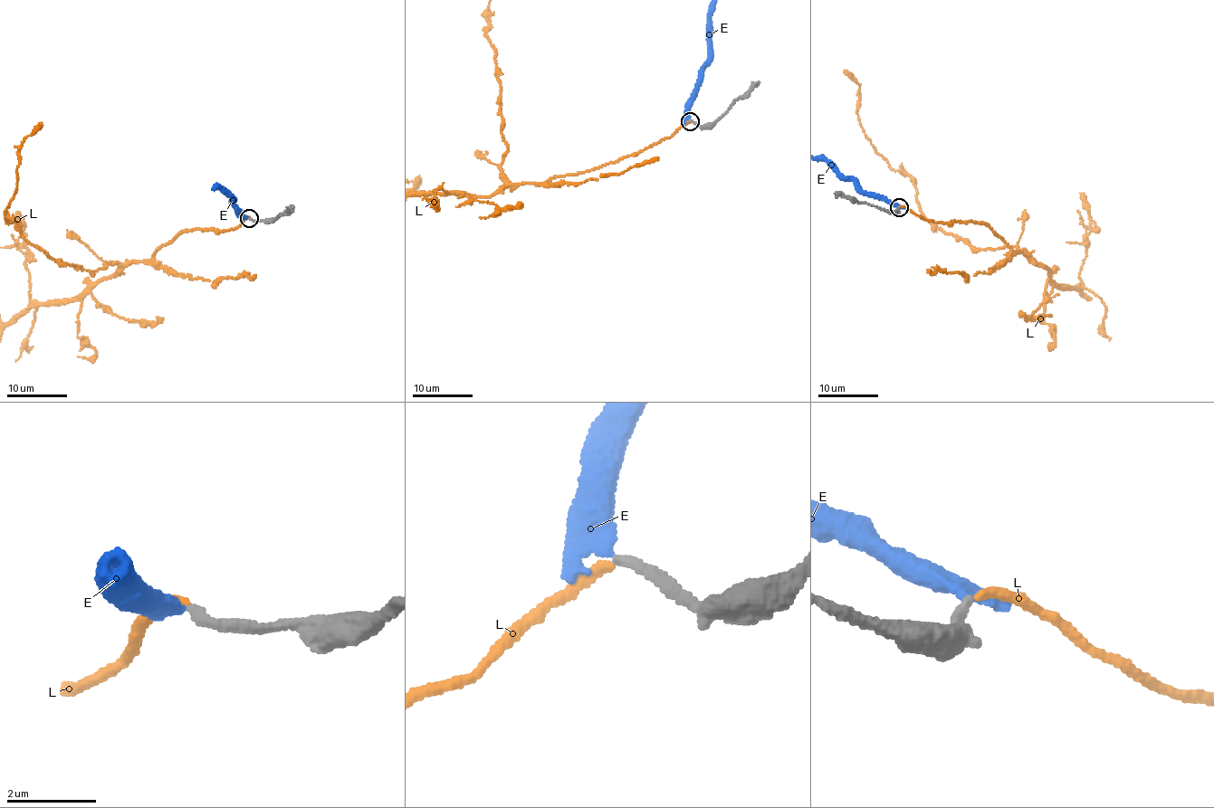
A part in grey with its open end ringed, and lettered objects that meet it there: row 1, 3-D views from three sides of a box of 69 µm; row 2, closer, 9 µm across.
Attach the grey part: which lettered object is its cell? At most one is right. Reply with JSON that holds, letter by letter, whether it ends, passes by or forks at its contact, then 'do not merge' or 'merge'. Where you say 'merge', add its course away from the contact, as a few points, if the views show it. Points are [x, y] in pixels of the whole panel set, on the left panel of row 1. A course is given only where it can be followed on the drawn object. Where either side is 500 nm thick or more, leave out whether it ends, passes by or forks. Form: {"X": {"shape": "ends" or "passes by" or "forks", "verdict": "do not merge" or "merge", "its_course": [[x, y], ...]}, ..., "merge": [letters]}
{"E": {"shape": "forks", "verdict": "do not merge"}, "L": {"shape": "ends", "verdict": "merge"}, "merge": ["L"]}

